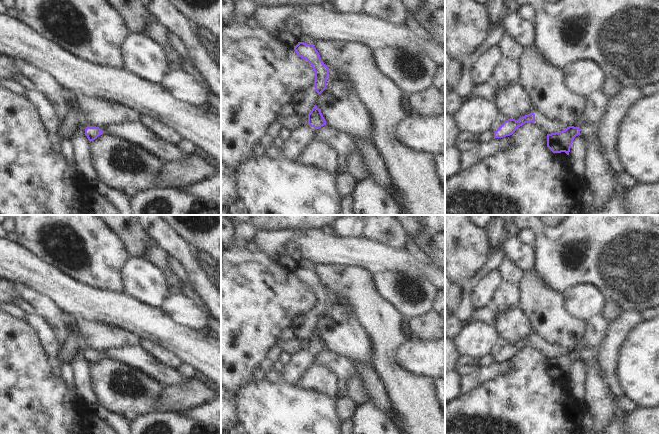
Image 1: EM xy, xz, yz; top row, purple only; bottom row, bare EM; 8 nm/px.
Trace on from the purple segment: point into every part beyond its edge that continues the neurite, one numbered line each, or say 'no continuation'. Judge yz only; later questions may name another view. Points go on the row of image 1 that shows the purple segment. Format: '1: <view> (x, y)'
1: yz (598, 174)

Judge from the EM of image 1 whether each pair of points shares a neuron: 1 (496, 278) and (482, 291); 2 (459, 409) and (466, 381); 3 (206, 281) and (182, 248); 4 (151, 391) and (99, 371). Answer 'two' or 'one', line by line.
1: one
2: two
3: one
4: one

